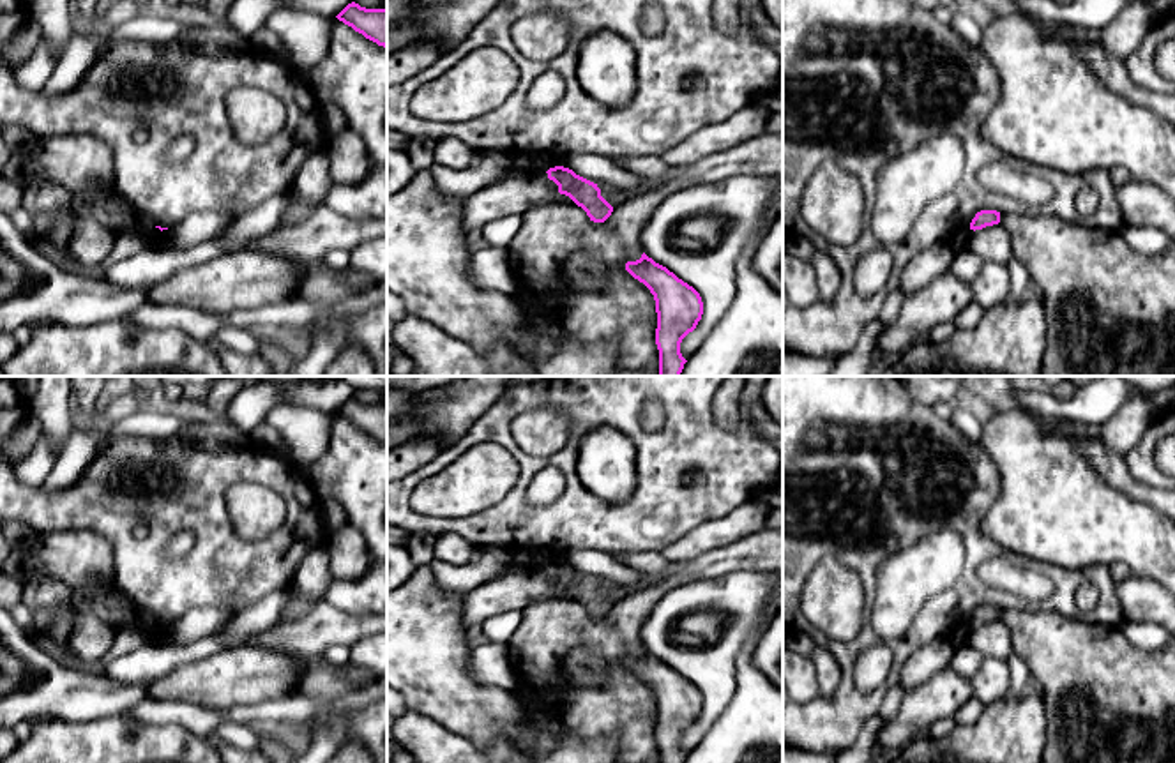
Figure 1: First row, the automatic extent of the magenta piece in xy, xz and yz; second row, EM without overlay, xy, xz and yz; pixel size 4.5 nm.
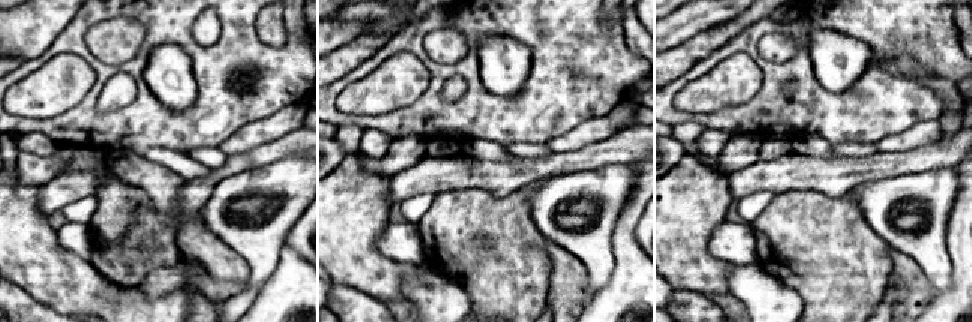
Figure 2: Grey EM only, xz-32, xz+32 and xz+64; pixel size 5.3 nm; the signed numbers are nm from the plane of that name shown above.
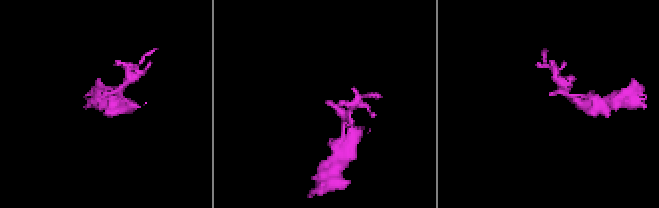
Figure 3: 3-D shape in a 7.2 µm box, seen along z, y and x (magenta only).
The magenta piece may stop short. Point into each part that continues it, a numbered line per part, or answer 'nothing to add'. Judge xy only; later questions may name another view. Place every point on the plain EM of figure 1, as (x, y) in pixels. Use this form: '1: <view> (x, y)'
nothing to add

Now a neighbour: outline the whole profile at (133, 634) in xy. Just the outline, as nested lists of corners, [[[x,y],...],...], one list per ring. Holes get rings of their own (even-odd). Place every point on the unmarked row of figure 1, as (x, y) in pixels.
[[[145,618],[131,620],[131,622],[118,625],[117,636],[113,639],[113,646],[101,661],[99,669],[102,669],[113,659],[124,653],[147,646],[148,645],[147,638],[152,636],[159,629],[161,629],[159,623],[145,620]]]

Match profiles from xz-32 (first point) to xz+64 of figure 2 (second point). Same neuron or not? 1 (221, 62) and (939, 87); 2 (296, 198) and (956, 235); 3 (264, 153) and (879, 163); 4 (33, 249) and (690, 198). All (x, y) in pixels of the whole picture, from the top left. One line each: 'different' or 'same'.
1: different
2: different
3: same
4: same

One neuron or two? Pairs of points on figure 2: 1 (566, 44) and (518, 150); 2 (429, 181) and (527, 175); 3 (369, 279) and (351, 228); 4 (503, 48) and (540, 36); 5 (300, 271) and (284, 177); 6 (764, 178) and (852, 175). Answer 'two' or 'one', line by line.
1: two
2: one
3: one
4: two
5: two
6: one

